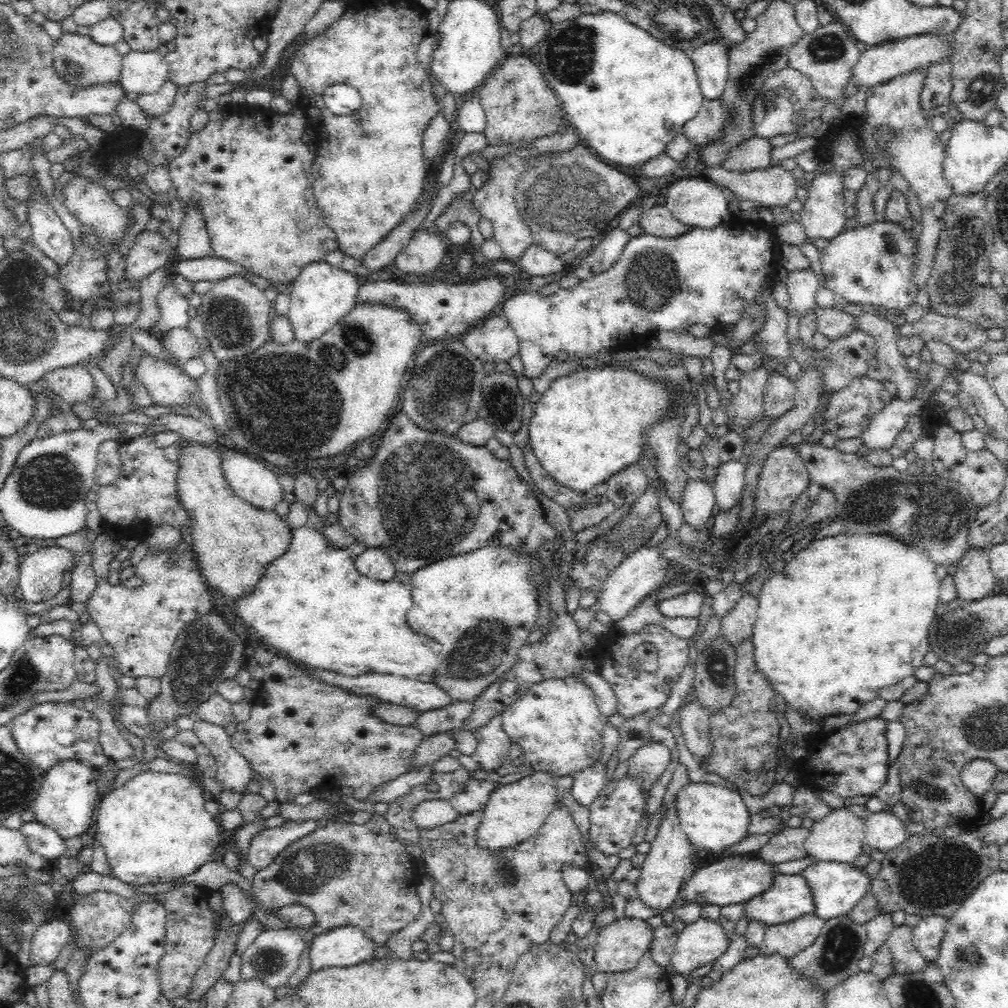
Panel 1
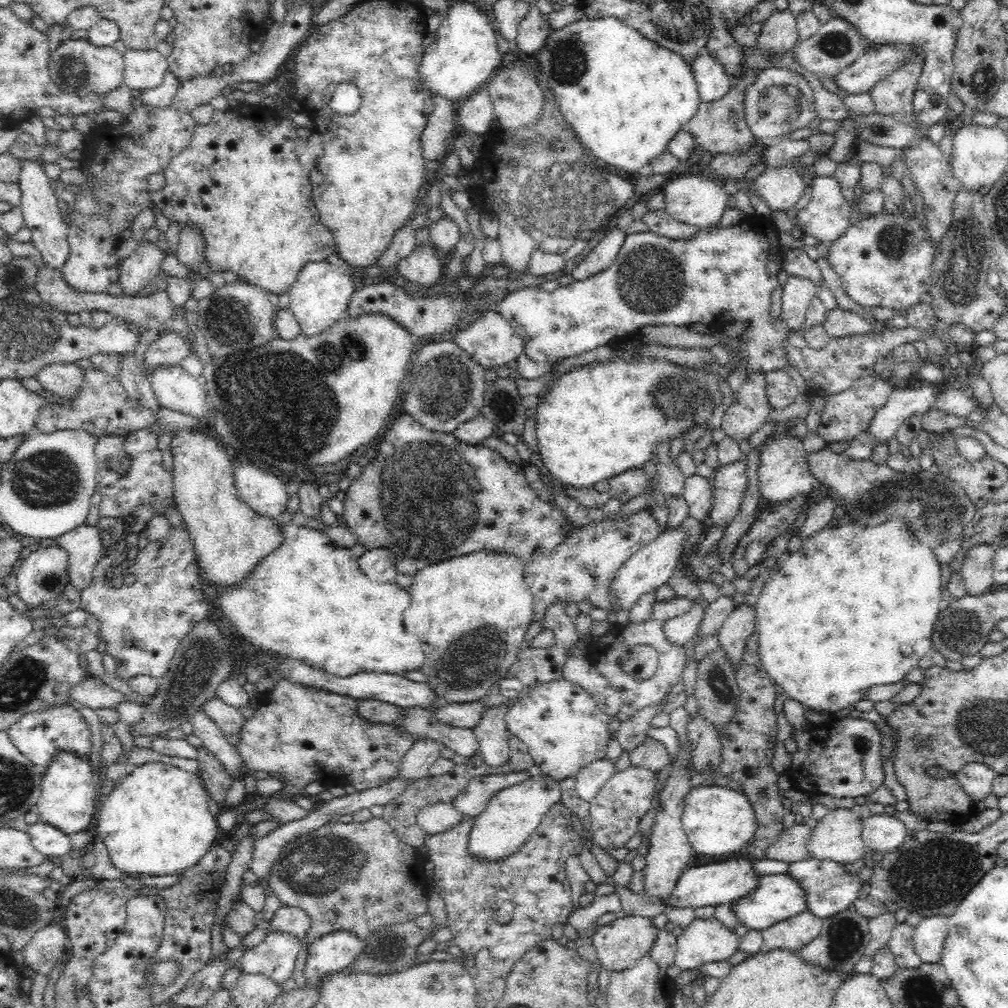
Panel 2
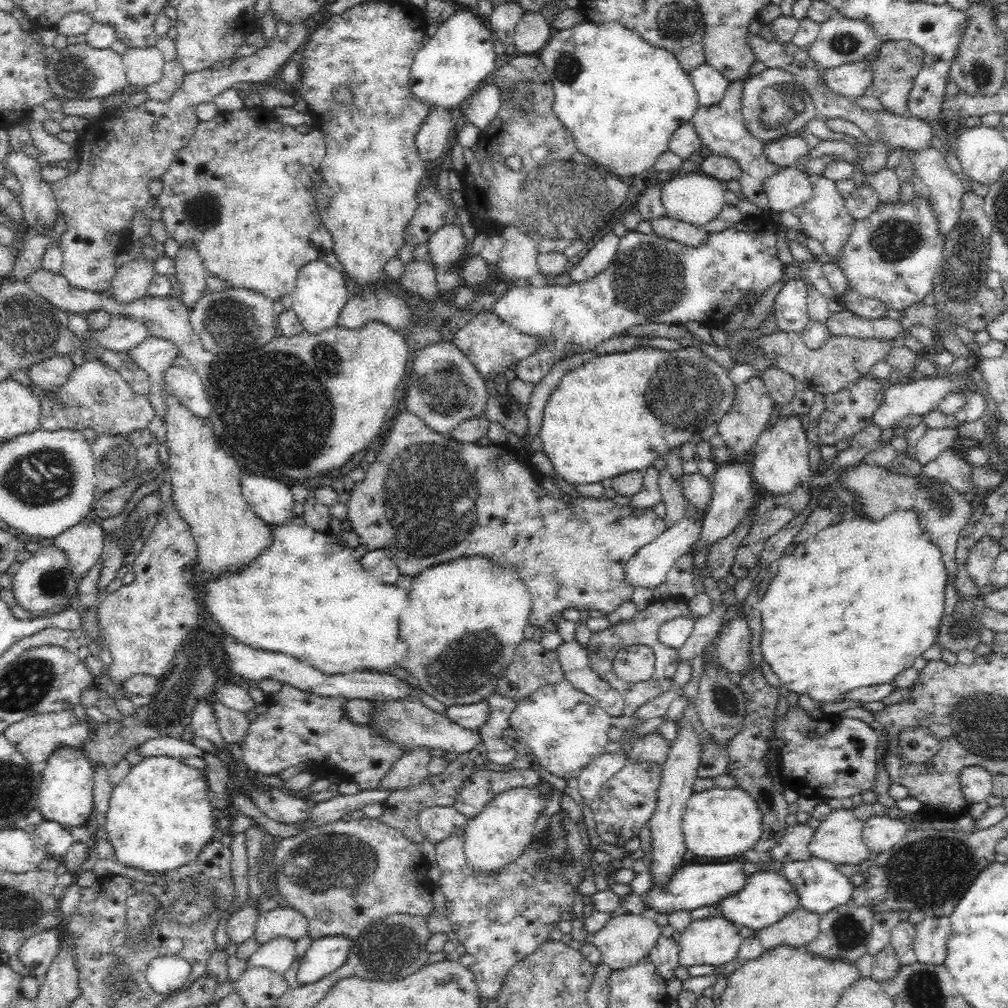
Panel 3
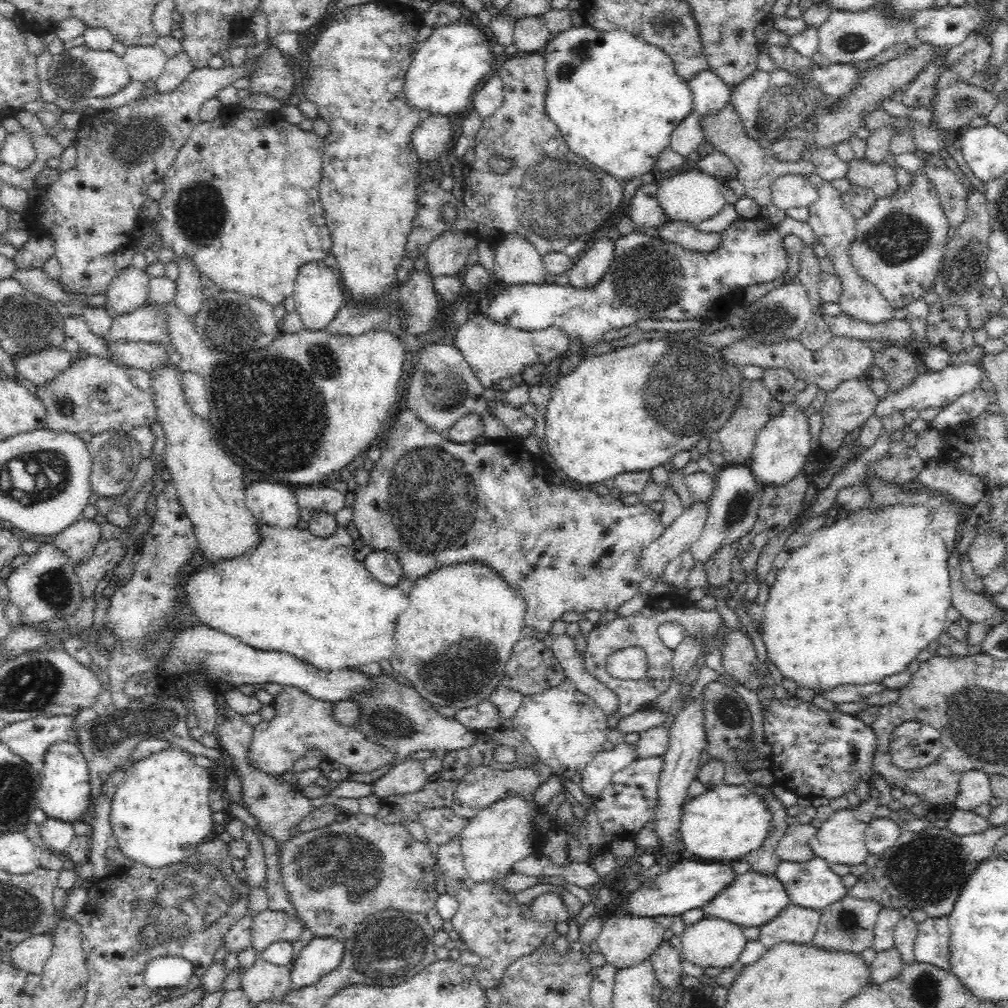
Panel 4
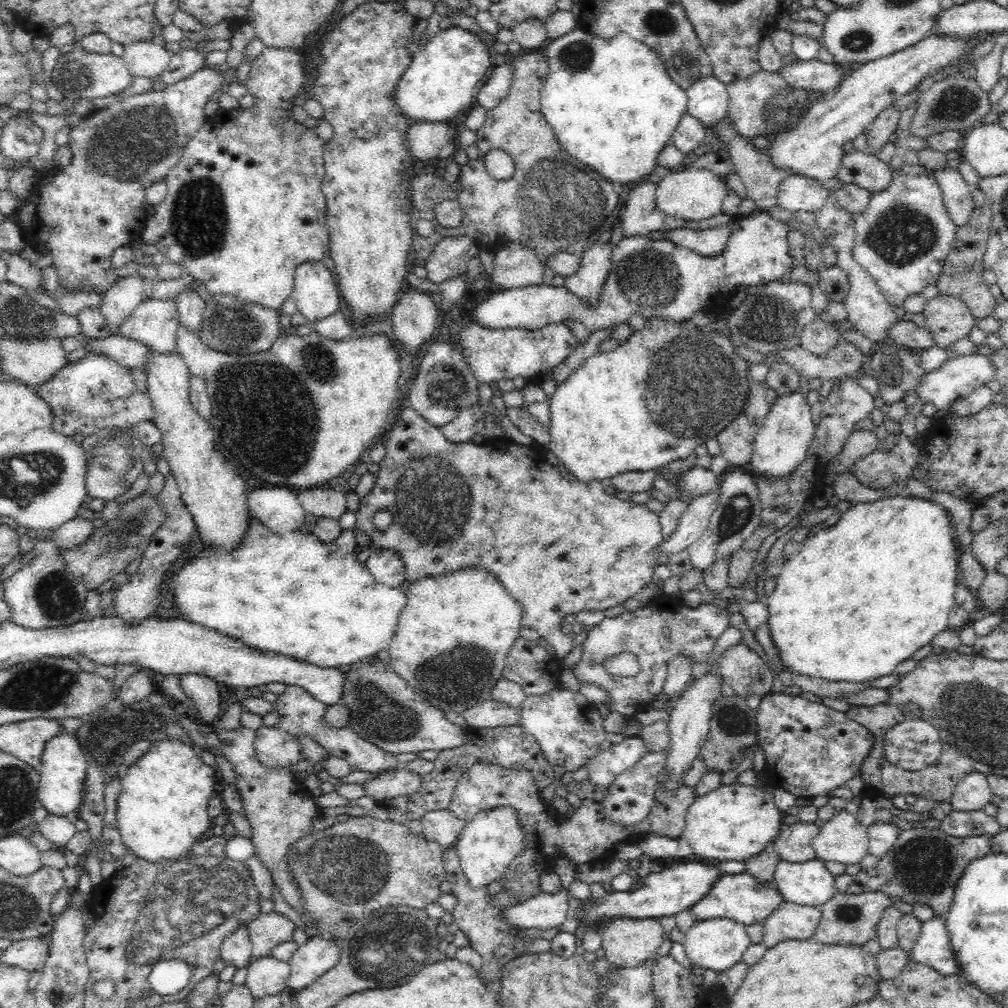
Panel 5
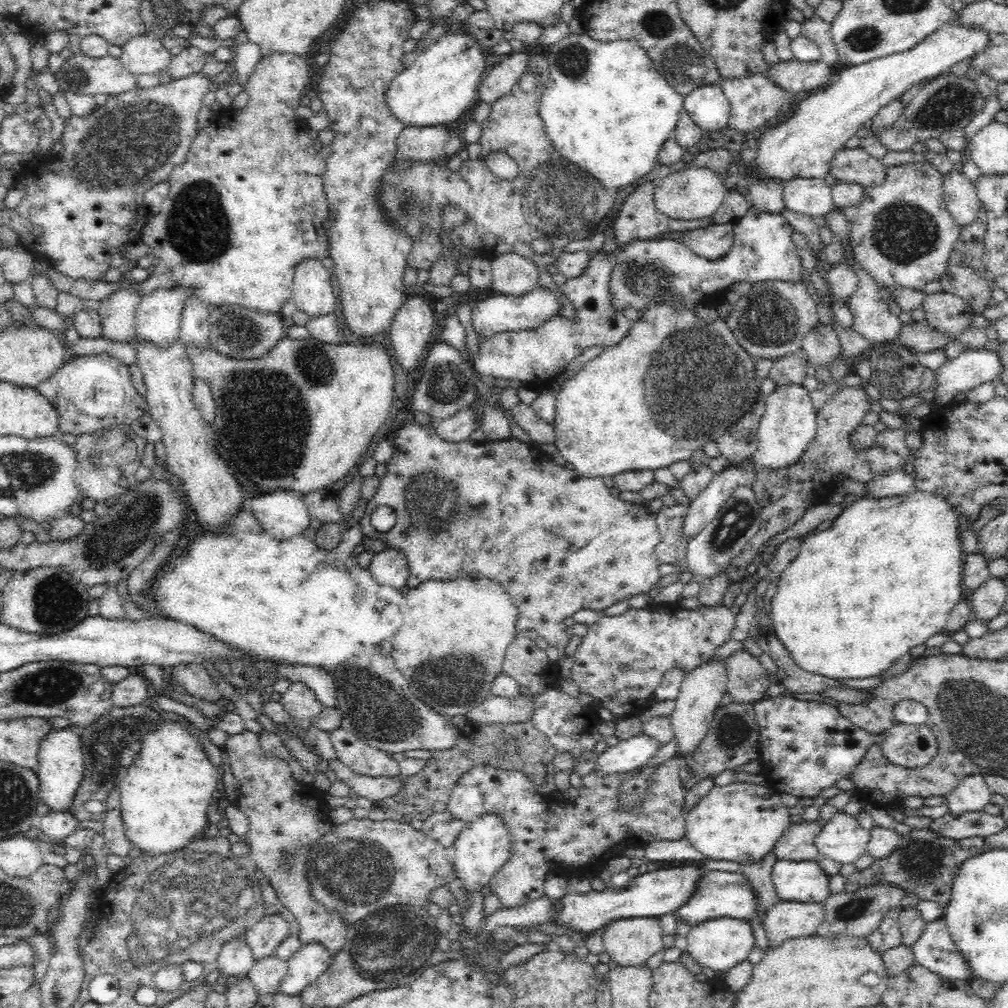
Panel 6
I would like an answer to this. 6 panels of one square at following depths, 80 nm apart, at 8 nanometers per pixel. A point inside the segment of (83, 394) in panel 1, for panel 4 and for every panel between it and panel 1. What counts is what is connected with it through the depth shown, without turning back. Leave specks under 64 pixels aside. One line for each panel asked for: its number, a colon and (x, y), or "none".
2: (63, 379)
3: (49, 374)
4: (40, 367)

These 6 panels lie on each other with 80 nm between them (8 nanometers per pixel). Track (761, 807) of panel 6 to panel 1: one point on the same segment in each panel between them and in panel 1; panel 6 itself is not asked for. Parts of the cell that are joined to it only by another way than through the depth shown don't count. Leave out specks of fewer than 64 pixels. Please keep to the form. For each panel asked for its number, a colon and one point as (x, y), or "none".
1: (714, 817)
2: (717, 820)
3: (719, 822)
4: (726, 822)
5: (734, 822)

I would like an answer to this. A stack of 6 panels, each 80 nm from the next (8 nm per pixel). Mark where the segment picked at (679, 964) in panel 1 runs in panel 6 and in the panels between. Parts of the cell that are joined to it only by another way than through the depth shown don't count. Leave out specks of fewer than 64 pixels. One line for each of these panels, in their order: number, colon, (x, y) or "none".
2: (703, 941)
3: (714, 940)
4: (711, 941)
5: (718, 944)
6: (719, 944)

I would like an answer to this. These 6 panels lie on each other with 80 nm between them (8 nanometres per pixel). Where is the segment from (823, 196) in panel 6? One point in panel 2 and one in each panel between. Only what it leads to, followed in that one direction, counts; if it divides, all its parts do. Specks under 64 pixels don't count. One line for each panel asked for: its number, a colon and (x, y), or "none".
2: (781, 188)
3: (789, 188)
4: (789, 191)
5: (796, 193)

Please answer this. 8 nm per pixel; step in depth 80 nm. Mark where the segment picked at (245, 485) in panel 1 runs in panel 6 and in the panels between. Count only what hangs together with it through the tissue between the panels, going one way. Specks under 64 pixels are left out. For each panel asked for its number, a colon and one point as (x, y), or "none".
2: (265, 494)
3: (271, 500)
4: (273, 504)
5: (279, 509)
6: (283, 514)

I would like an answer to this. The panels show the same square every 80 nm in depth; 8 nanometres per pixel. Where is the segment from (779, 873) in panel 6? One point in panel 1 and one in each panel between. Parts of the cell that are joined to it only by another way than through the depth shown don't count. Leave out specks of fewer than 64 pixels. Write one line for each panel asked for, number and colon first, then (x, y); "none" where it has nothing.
1: (836, 888)
2: (829, 888)
3: (820, 886)
4: (812, 884)
5: (809, 883)

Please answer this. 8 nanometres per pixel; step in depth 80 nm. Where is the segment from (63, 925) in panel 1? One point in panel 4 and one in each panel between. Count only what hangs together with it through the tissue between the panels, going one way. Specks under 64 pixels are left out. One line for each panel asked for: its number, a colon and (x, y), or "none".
2: (44, 949)
3: (38, 952)
4: (31, 955)

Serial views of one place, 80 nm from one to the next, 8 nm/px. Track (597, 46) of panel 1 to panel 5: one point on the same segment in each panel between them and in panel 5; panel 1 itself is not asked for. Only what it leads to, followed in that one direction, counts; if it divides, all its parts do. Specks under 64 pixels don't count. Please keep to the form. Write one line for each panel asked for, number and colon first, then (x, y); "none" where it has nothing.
2: (624, 96)
3: (622, 98)
4: (616, 99)
5: (611, 103)

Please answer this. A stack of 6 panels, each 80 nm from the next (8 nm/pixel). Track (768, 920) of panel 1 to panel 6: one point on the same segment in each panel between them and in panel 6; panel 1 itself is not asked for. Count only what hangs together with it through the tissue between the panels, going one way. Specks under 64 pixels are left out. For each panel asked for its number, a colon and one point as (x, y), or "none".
2: (777, 897)
3: (767, 896)
4: (753, 899)
5: (740, 897)
6: (719, 894)

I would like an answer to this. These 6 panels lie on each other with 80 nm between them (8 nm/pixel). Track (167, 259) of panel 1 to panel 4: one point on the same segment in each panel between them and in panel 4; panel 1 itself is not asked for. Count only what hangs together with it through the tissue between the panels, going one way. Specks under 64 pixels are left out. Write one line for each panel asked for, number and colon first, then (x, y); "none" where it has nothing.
2: (144, 265)
3: (132, 280)
4: (128, 291)

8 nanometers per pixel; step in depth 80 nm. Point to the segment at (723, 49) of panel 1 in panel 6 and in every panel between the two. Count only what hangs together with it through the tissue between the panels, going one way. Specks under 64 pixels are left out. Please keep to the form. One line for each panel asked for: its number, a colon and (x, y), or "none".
2: (713, 82)
3: (710, 85)
4: (710, 94)
5: (708, 100)
6: (707, 106)

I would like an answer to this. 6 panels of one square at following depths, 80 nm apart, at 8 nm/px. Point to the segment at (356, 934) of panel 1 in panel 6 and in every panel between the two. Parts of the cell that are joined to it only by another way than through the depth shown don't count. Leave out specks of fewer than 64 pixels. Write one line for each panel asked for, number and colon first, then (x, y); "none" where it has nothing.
2: (335, 951)
3: (325, 955)
4: (321, 955)
5: (311, 960)
6: (305, 966)

